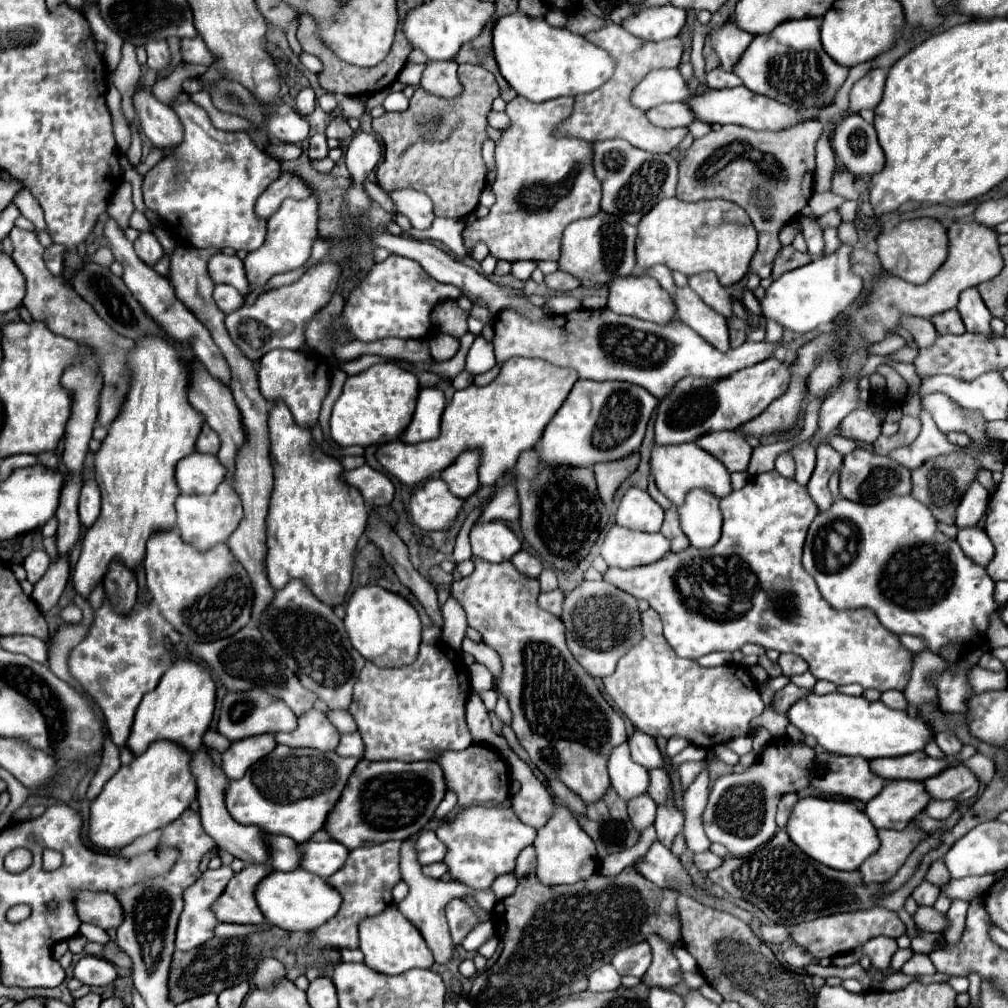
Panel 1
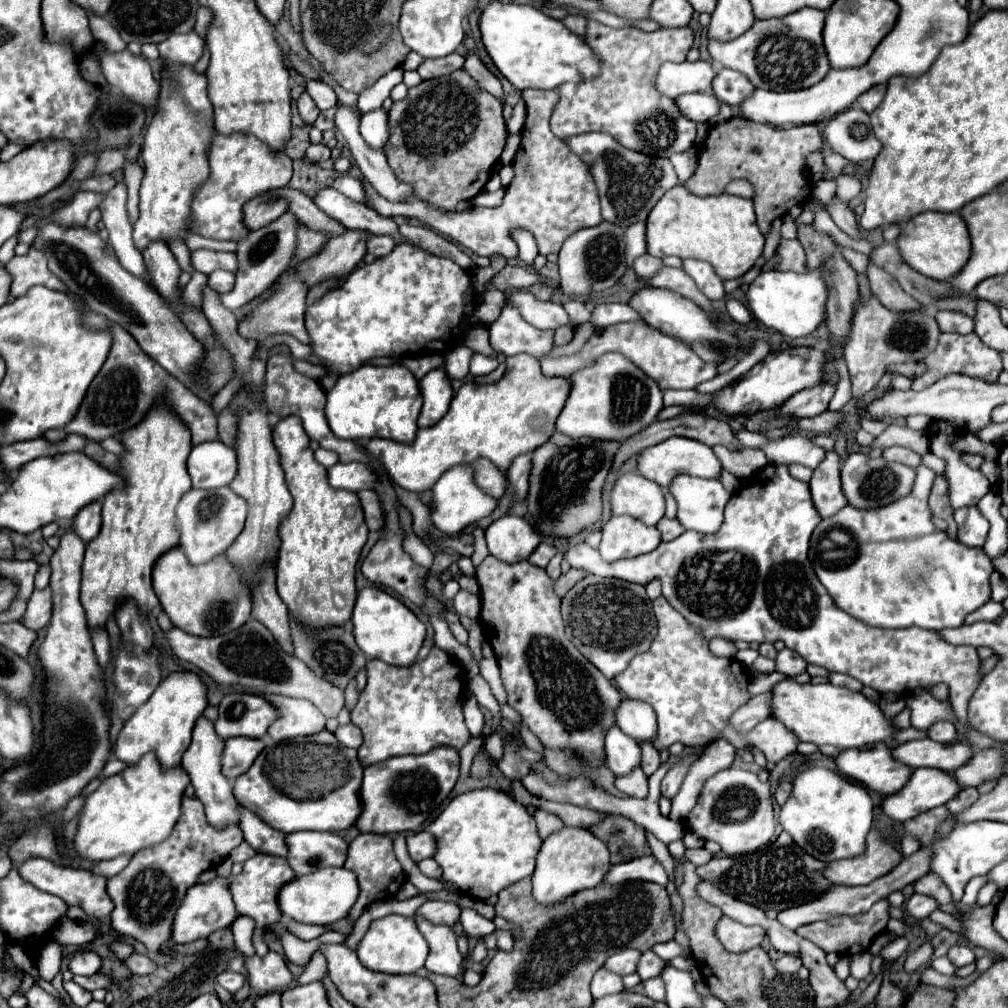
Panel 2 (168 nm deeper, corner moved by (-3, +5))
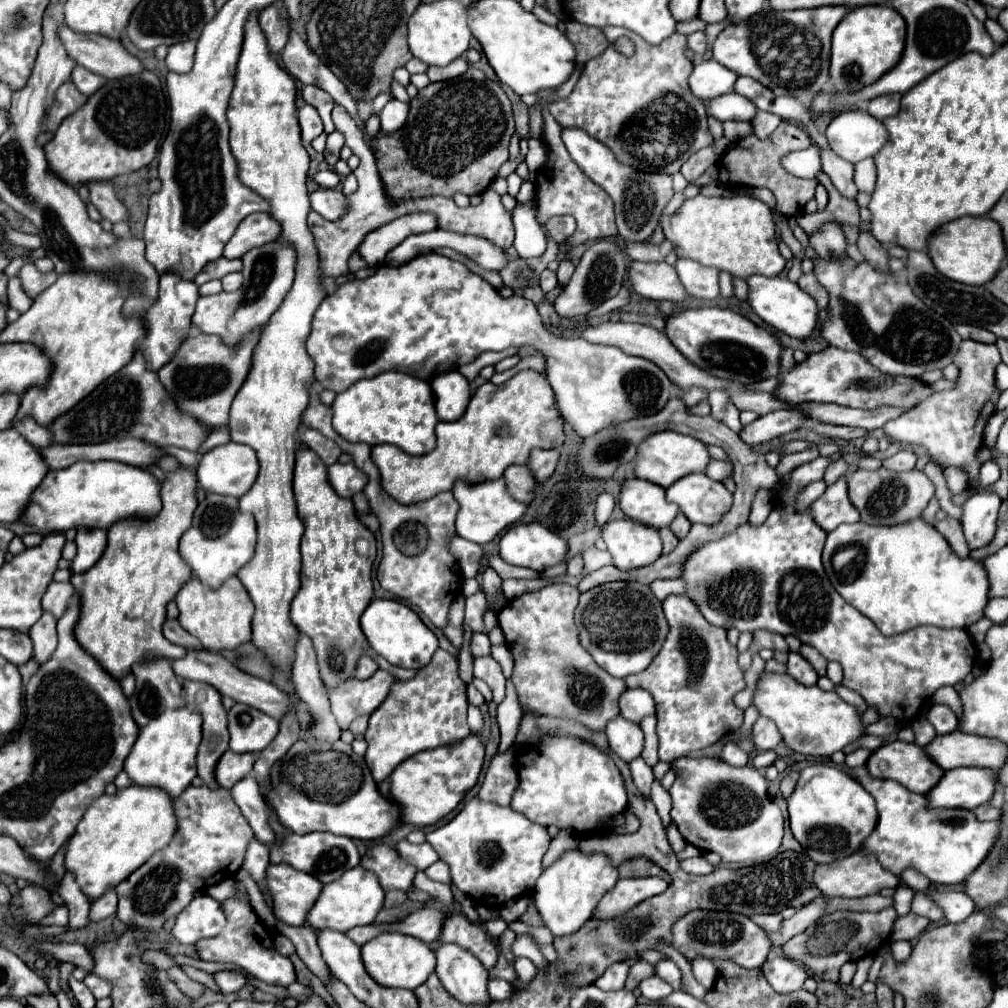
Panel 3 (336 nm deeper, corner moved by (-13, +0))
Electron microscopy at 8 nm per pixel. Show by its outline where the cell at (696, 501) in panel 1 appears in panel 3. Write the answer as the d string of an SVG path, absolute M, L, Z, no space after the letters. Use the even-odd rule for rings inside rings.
M690 473L666 489L668 501L676 503L692 523L716 525L732 505L732 493L704 473Z

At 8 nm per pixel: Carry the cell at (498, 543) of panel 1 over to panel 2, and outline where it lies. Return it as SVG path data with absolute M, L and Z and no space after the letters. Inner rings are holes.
M520 516L498 518L486 530L488 550L502 562L528 560L540 540L540 534Z

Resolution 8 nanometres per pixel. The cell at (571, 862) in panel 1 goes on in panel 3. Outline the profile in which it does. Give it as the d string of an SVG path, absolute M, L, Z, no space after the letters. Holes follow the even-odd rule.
M570 849L562 853L540 877L534 887L536 909L540 911L544 925L552 931L552 935L574 933L584 925L588 917L592 917L602 895L612 889L618 881L618 869L612 865L612 859L604 853L582 853L580 849Z

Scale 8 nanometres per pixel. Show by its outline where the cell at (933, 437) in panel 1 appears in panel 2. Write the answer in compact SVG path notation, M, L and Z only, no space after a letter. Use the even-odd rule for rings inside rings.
M904 446L886 448L882 452L882 458L890 460L890 462L900 462L900 464L906 464L906 466L912 466L912 468L916 468L920 464L920 454L912 452L910 448L904 448Z

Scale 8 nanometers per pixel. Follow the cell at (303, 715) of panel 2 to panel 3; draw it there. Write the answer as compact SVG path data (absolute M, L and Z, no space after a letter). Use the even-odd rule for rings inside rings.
M188 651L186 657L176 659L174 661L174 673L178 677L184 679L192 679L192 681L204 681L208 685L212 685L222 697L230 697L236 703L244 703L244 705L252 705L254 709L260 709L264 713L268 713L270 717L274 717L276 721L282 721L288 711L296 713L296 719L300 723L300 729L306 731L308 727L312 727L312 723L316 721L316 717L312 715L312 711L308 709L308 705L304 705L304 701L294 701L292 697L288 697L284 691L280 691L274 683L262 681L258 677L252 677L248 673L240 673L240 669L236 669L228 659L214 655L214 653L206 653L206 651Z

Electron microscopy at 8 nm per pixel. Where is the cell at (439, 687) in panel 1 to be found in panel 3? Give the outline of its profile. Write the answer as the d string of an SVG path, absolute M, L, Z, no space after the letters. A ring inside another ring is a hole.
M438 649L432 661L408 681L394 681L384 703L370 715L364 739L368 743L366 765L372 777L384 781L408 757L462 741L470 735L466 723L466 683L458 677L458 659Z

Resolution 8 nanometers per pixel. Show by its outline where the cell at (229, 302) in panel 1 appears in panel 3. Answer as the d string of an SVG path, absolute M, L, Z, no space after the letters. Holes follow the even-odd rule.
M228 273L222 277L224 291L236 291L242 285L242 273Z

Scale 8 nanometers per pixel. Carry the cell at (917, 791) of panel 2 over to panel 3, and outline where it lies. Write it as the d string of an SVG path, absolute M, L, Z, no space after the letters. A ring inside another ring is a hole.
M960 767L950 769L930 789L930 809L974 809L992 799L996 781L992 781L992 769Z

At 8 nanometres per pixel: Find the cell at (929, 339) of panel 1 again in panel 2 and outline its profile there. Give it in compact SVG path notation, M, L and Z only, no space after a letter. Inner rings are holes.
M872 262L868 264L868 280L870 280L872 294L876 294L886 308L896 310L896 312L920 308L920 304L912 296L906 296L906 292L902 292L902 288L894 276L886 274L882 268L878 268Z

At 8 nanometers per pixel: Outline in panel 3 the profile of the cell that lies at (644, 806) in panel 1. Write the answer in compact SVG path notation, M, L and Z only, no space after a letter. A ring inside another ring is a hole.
M638 757L636 761L630 763L630 771L632 771L632 779L634 779L636 789L638 789L644 797L650 797L650 789L652 789L652 783L654 783L652 767L646 765L642 757Z

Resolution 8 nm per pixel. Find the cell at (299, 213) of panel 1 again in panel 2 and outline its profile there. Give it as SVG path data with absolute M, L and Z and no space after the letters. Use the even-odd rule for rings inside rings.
M286 212L284 216L280 216L276 222L268 224L266 228L248 232L248 236L242 238L236 248L236 256L238 256L236 286L230 292L220 294L220 302L228 310L236 312L244 304L262 296L278 280L278 276L288 268L294 248L296 248L296 216L292 216L292 212Z

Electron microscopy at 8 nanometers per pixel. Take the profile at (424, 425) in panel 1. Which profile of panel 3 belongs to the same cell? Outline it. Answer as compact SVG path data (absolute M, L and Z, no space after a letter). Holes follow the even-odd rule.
M450 371L444 375L436 375L430 387L436 399L438 421L458 421L470 401L470 387L466 377L458 371Z

